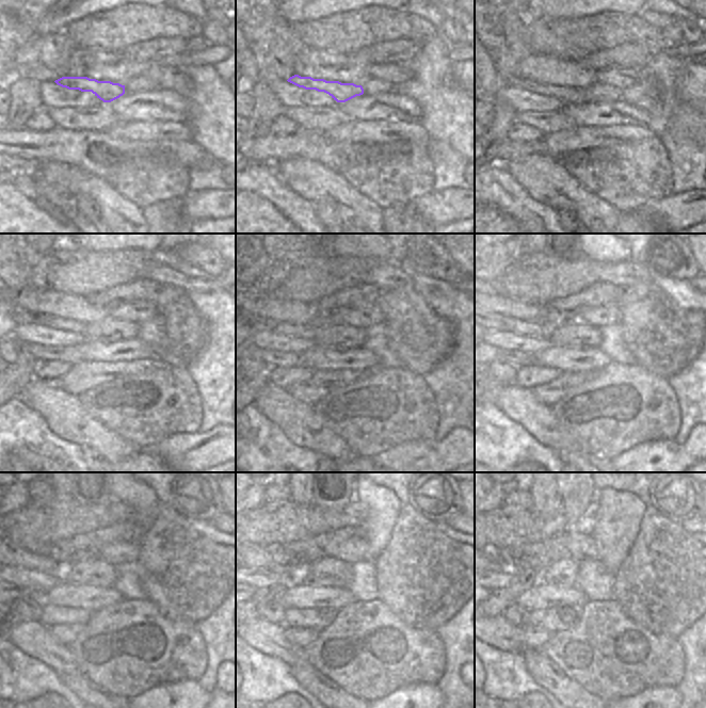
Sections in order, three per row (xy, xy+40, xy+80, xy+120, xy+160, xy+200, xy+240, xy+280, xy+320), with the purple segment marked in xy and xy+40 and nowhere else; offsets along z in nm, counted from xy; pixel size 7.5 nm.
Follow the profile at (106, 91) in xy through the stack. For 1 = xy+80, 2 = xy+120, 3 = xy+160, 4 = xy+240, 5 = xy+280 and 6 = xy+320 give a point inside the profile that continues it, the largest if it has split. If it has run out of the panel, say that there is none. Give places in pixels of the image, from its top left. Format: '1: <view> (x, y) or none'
1: xy+80 (567, 95)
2: xy+120 (57, 323)
3: xy+160 (257, 323)
4: xy+240 (18, 557)
5: xy+280 (257, 558)
6: xy+320 (500, 557)

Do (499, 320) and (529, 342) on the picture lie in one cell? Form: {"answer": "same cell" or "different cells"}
{"answer": "different cells"}

